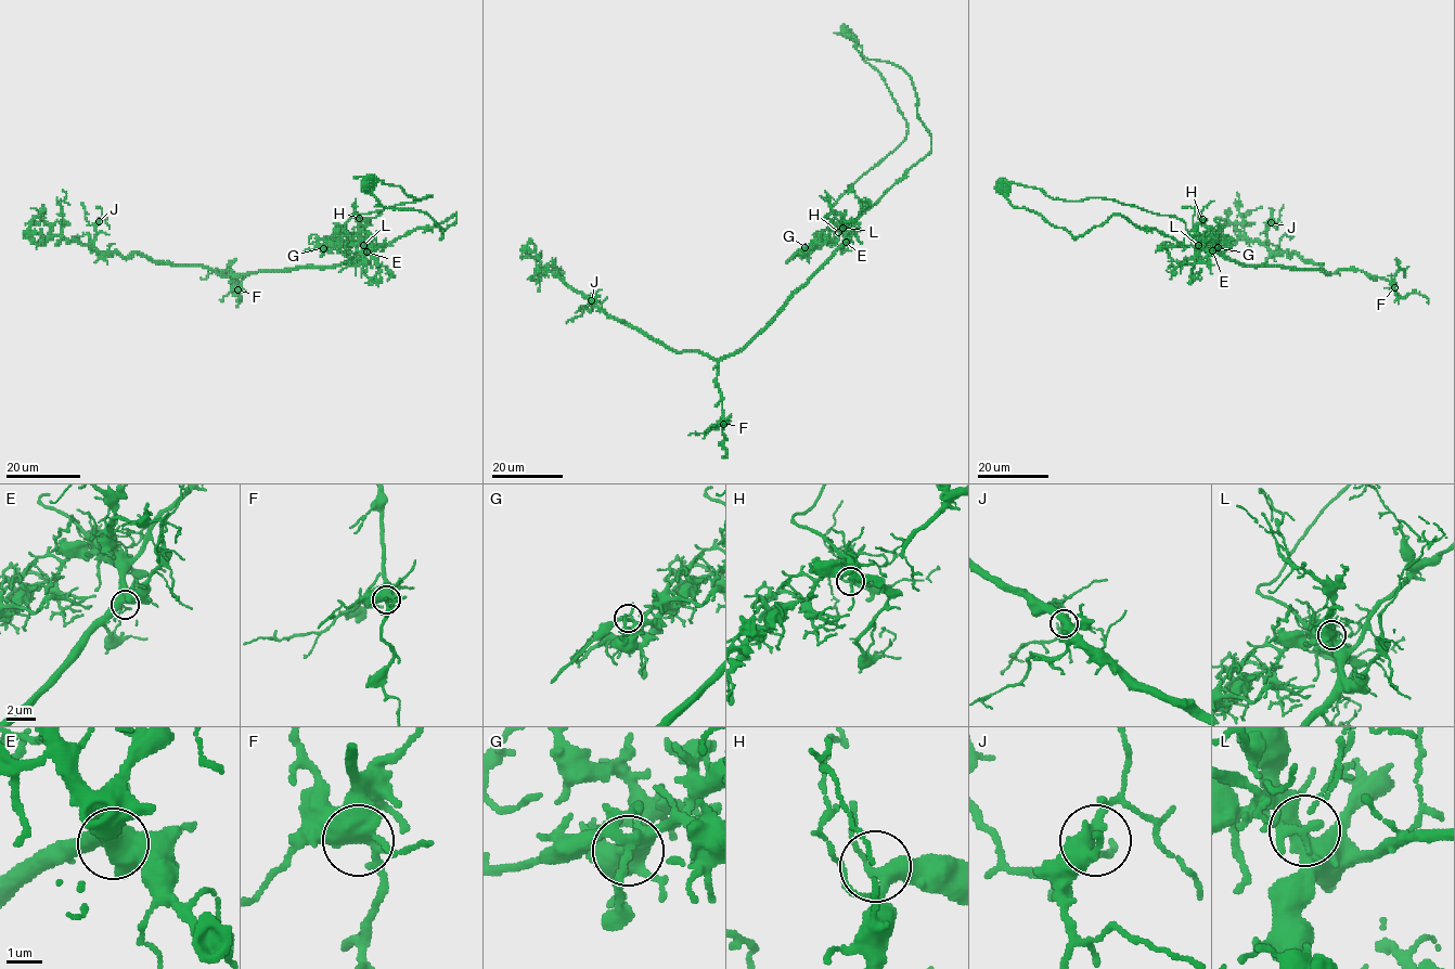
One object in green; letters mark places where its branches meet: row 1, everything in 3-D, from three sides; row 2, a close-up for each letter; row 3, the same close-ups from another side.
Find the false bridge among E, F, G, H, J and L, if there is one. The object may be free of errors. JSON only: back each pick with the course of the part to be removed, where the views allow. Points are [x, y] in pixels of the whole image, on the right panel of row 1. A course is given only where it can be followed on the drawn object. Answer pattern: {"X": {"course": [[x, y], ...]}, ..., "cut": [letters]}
{"L": {"course": [[1197, 245], [1182, 220], [1173, 217], [1099, 197], [1071, 202], [1050, 197], [1040, 189], [1003, 181]]}, "cut": ["L"]}

